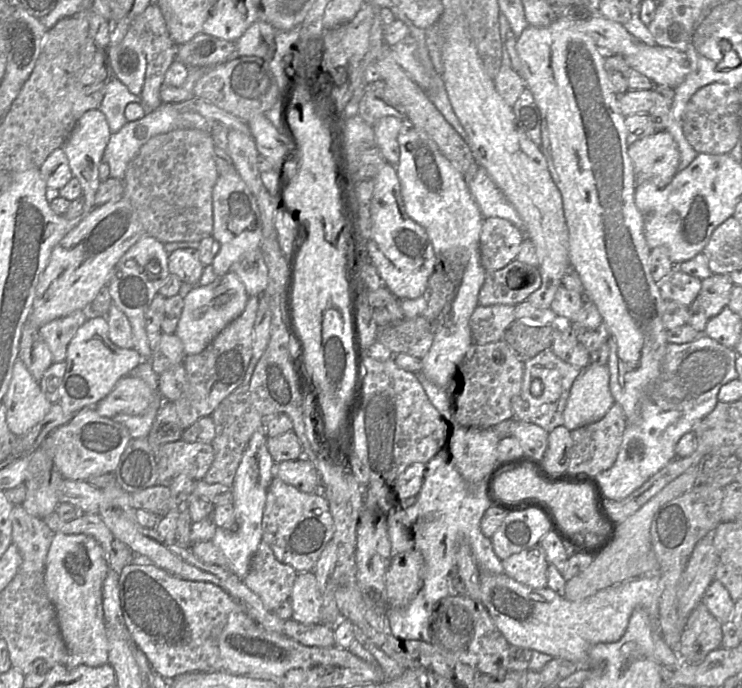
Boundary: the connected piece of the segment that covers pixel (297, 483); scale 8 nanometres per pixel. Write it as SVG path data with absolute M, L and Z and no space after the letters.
M305 457L274 463L274 476L304 493L320 493L321 479L313 463Z

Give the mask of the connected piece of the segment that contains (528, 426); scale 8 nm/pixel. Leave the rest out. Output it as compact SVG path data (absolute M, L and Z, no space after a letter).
M513 421L511 436L515 437L523 450L523 456L531 459L543 459L548 445L549 433L533 423Z

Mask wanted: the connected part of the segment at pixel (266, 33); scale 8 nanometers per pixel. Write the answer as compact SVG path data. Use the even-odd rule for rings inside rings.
M257 20L235 41L235 51L226 61L242 56L256 56L268 62L275 52L276 32L272 25Z

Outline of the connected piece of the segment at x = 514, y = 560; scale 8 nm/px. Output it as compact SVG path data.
M540 543L506 558L502 566L506 575L523 585L534 589L547 587L549 563Z

